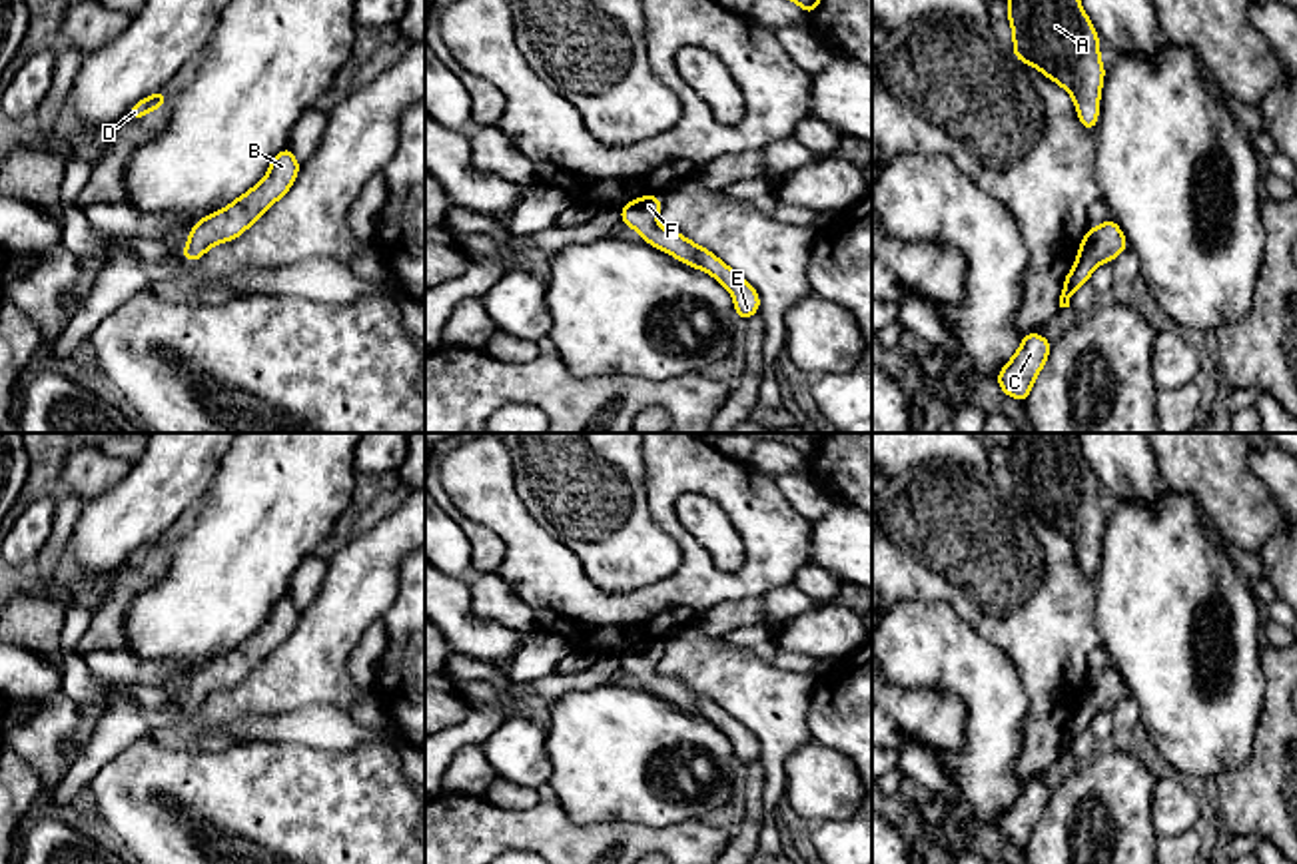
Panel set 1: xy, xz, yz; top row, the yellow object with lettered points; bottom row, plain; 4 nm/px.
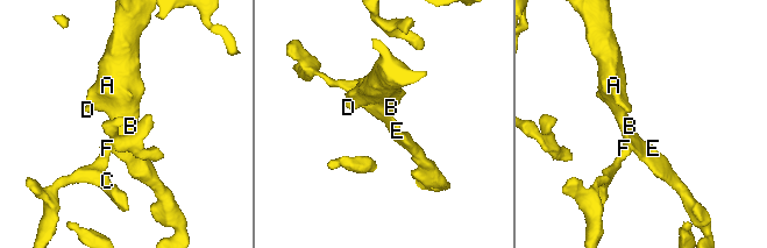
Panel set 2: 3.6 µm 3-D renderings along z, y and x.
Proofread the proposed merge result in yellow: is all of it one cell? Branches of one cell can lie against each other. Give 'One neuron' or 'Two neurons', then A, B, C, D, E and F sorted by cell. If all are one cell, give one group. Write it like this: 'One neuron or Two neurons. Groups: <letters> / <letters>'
One neuron. Groups: A B C D E F

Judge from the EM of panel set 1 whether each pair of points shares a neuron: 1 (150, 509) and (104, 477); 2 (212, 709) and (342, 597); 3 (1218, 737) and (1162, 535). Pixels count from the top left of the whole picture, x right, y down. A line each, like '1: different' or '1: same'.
1: different
2: same
3: same

